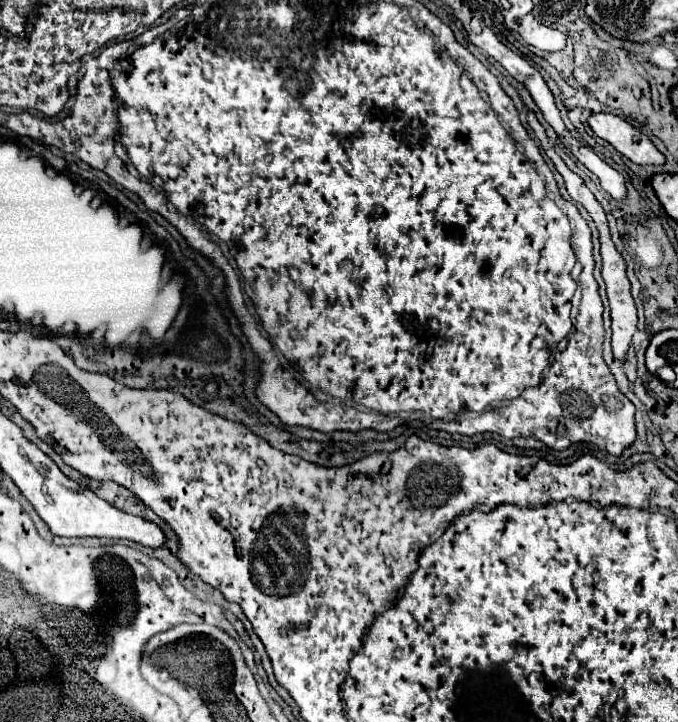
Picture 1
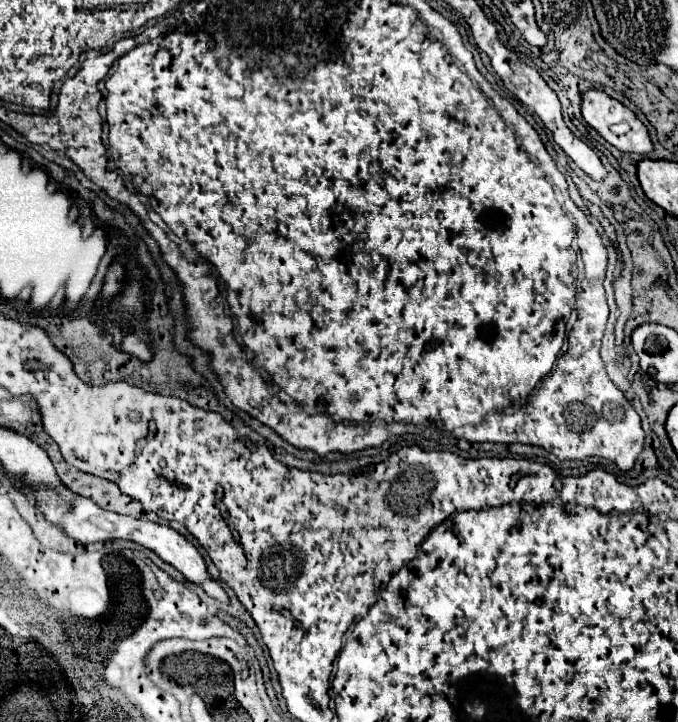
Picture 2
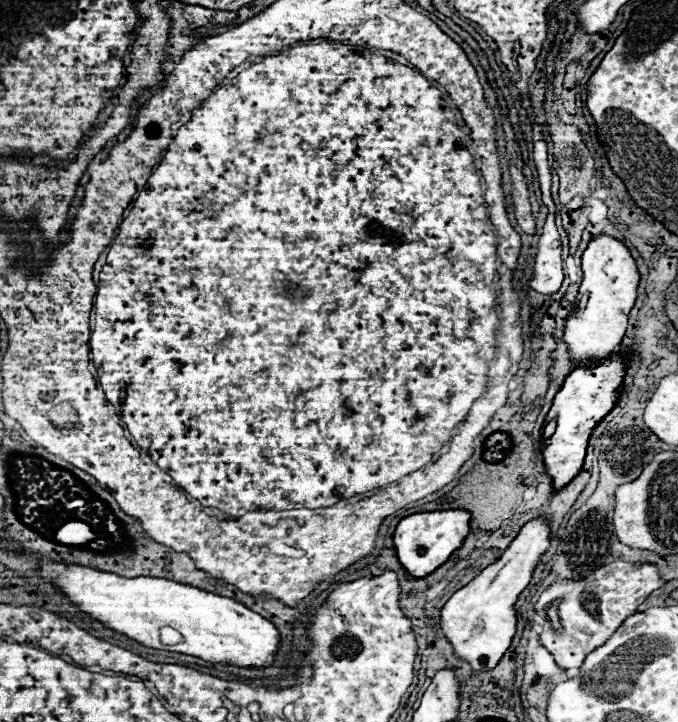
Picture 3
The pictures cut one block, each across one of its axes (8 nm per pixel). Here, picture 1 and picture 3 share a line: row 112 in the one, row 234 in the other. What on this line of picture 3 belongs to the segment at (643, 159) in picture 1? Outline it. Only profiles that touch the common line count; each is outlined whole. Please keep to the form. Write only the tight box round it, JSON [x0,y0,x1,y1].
[564,232,640,366]

